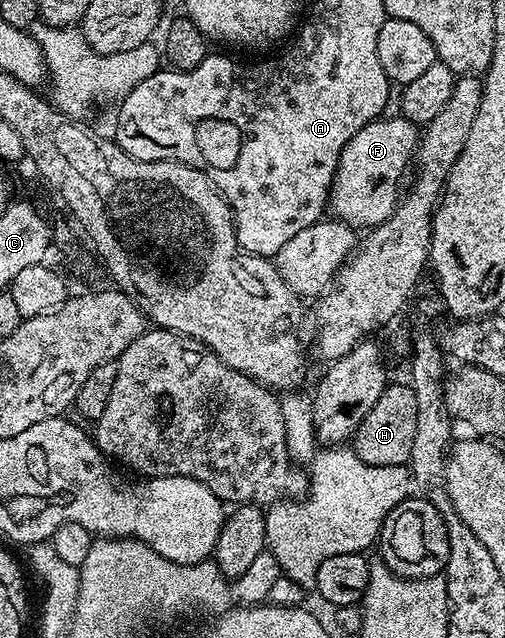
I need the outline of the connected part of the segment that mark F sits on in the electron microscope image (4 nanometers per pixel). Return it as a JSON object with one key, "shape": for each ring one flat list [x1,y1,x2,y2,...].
{"shape":[[402,117,387,118,374,119,372,123,365,125,357,133,353,133,349,145,345,145,345,149,341,153,339,168,335,171,335,176,331,182,330,214,338,219,340,223,348,223,350,227,356,229,376,227,384,223,395,212,395,206,401,201,401,192,404,190,403,178,406,177,407,170,410,167,412,170,413,160,417,155,421,138,420,128,412,123,410,119]]}

